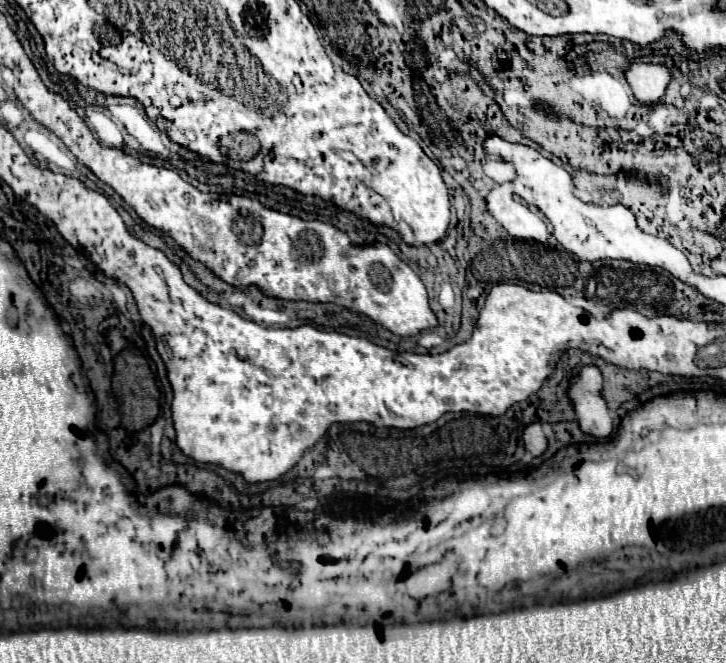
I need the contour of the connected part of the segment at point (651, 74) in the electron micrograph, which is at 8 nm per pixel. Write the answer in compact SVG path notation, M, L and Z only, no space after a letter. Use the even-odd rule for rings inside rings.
M631 64L625 76L635 92L635 98L641 104L659 102L659 98L665 92L665 86L671 80L671 72L665 66L653 66L653 64Z

